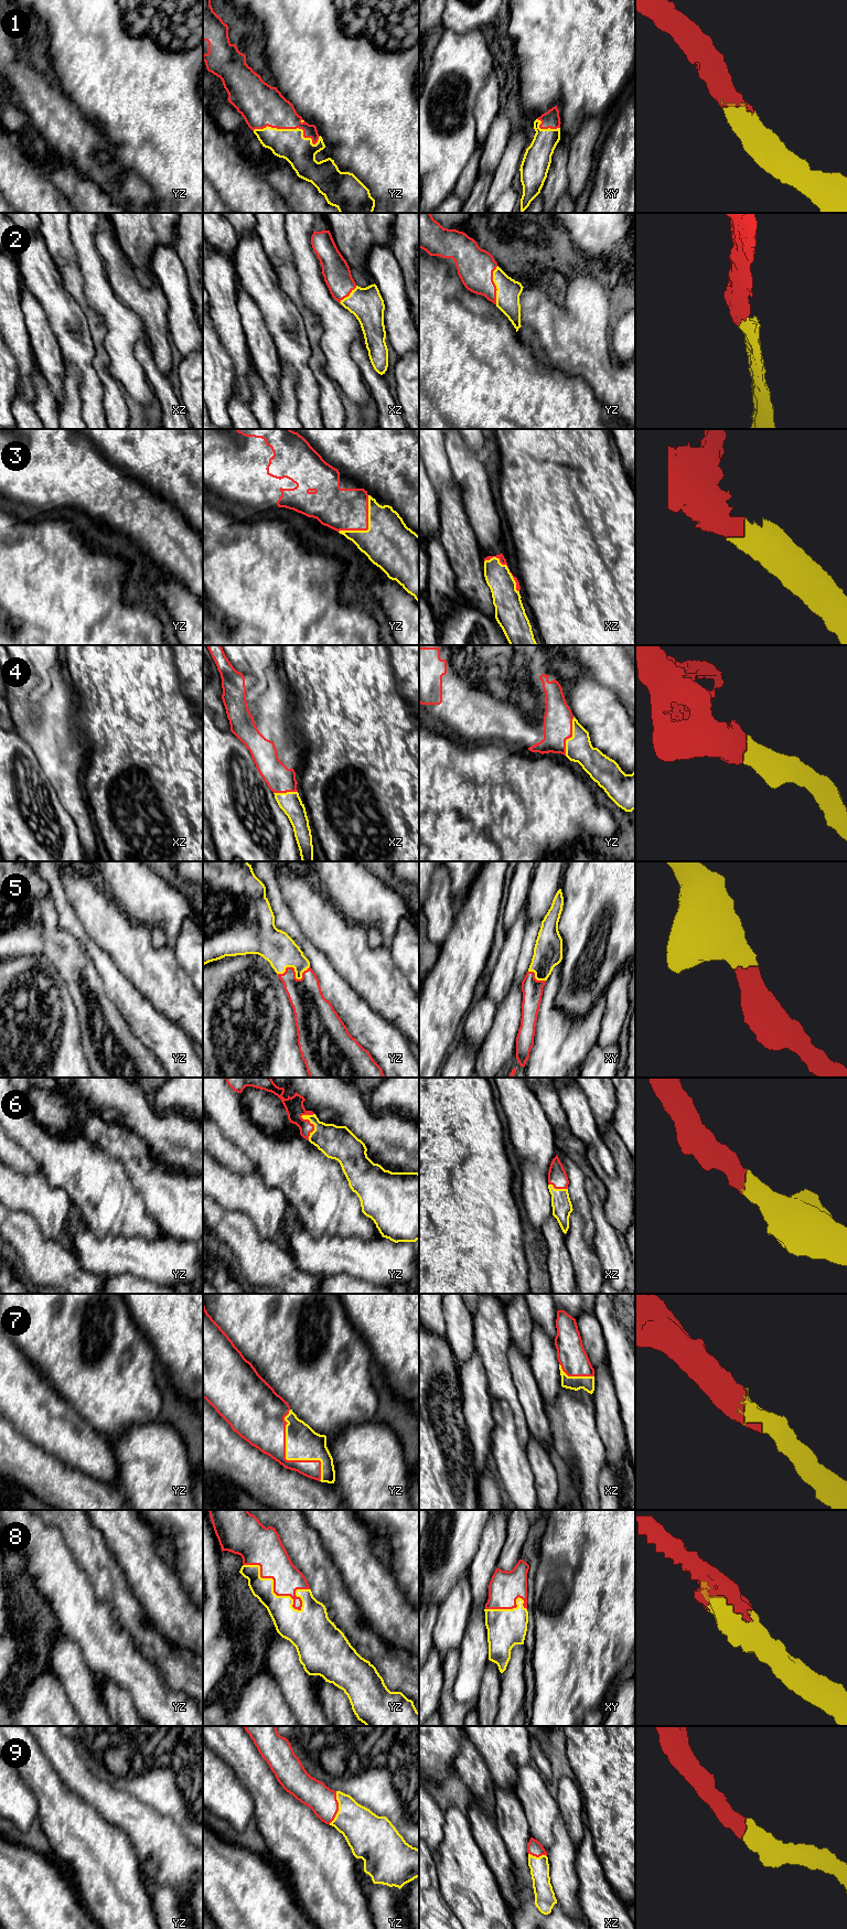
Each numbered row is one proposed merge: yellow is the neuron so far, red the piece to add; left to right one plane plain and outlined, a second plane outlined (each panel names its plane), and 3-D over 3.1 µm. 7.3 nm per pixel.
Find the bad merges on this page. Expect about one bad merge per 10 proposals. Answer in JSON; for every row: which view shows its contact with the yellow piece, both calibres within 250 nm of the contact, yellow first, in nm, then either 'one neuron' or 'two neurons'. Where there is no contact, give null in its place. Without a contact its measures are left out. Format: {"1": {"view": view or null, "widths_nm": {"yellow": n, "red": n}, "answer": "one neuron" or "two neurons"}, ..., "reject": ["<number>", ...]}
{"1": {"view": "yz", "widths_nm": {"yellow": 220, "red": 280}, "answer": "one neuron"}, "2": {"view": "yz", "widths_nm": {"yellow": 180, "red": 260}, "answer": "one neuron"}, "3": {"view": "yz", "widths_nm": {"yellow": 360, "red": 300}, "answer": "one neuron"}, "4": {"view": "yz", "widths_nm": {"yellow": 190, "red": 200}, "answer": "one neuron"}, "5": {"view": "yz", "widths_nm": {"yellow": 240, "red": 240}, "answer": "one neuron"}, "6": {"view": "yz", "widths_nm": {"yellow": 240, "red": 140}, "answer": "one neuron"}, "7": {"view": "yz", "widths_nm": {"yellow": 240, "red": 260}, "answer": "one neuron"}, "8": {"view": "yz", "widths_nm": {"yellow": 180, "red": 240}, "answer": "one neuron"}, "9": {"view": "yz", "widths_nm": {"yellow": 300, "red": 200}, "answer": "one neuron"}, "reject": []}

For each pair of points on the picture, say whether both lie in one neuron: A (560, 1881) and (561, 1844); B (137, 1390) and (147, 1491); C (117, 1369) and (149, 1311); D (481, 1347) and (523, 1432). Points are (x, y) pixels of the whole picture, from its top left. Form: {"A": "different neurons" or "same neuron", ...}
{"A": "same neuron", "B": "different neurons", "C": "different neurons", "D": "same neuron"}

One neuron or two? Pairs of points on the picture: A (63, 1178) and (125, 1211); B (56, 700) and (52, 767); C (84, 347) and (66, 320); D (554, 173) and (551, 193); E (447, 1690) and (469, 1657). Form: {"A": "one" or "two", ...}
{"A": "one", "B": "one", "C": "one", "D": "one", "E": "two"}

